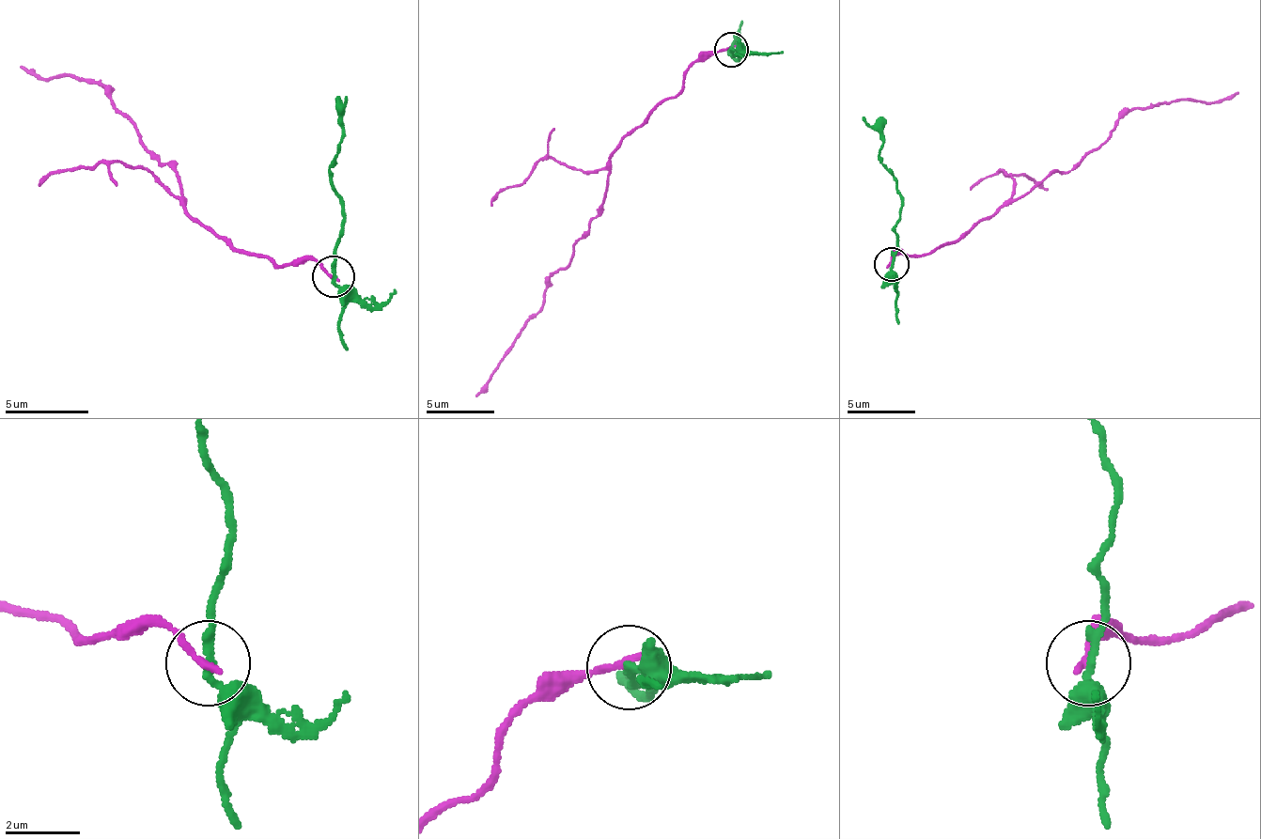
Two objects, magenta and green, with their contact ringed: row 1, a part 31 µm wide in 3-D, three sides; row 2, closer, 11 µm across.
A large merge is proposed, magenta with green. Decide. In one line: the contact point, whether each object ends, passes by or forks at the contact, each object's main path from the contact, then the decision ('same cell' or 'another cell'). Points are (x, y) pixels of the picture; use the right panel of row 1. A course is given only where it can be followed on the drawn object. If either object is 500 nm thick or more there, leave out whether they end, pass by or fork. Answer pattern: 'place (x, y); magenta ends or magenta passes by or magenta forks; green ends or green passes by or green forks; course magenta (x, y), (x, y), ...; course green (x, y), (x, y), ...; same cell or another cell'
place (892, 264); magenta ends; green passes by; course magenta (892, 265), (895, 251), (930, 255), (961, 240), (1053, 172), (1070, 172), (1132, 110), (1238, 93); course green (892, 265), (902, 196), (892, 172), (879, 155), (882, 138), (862, 117); another cell

